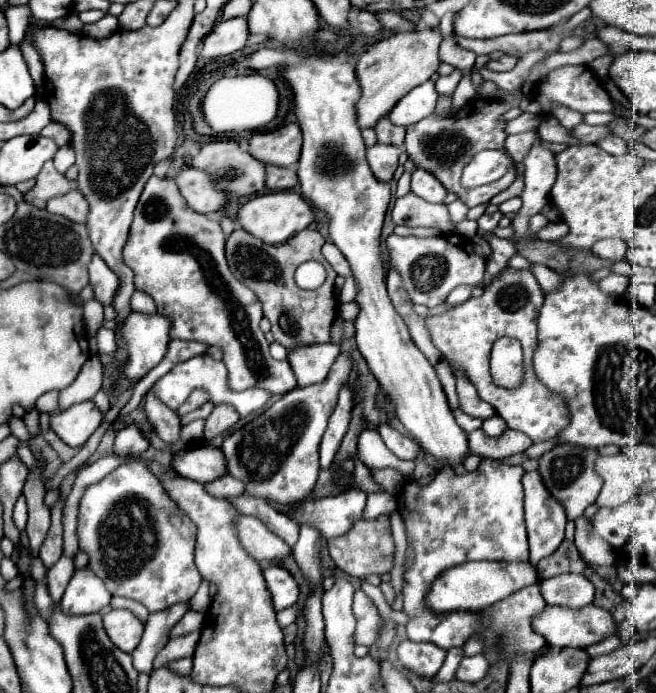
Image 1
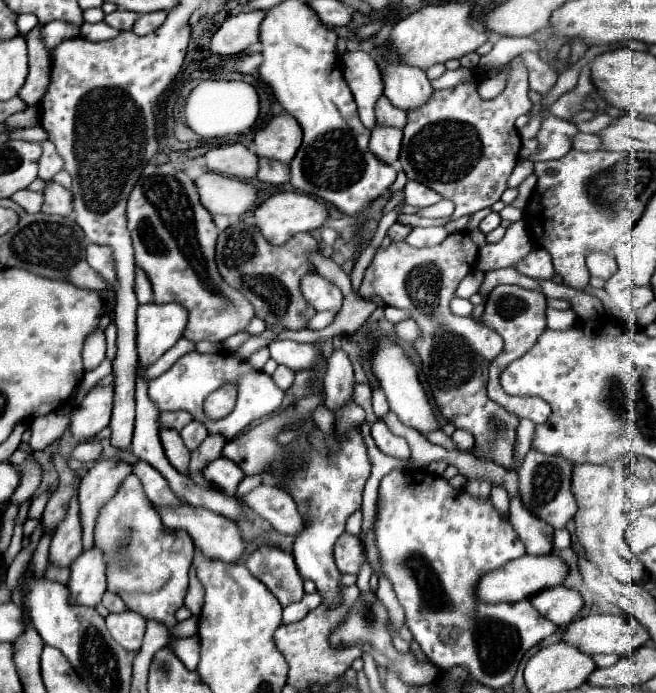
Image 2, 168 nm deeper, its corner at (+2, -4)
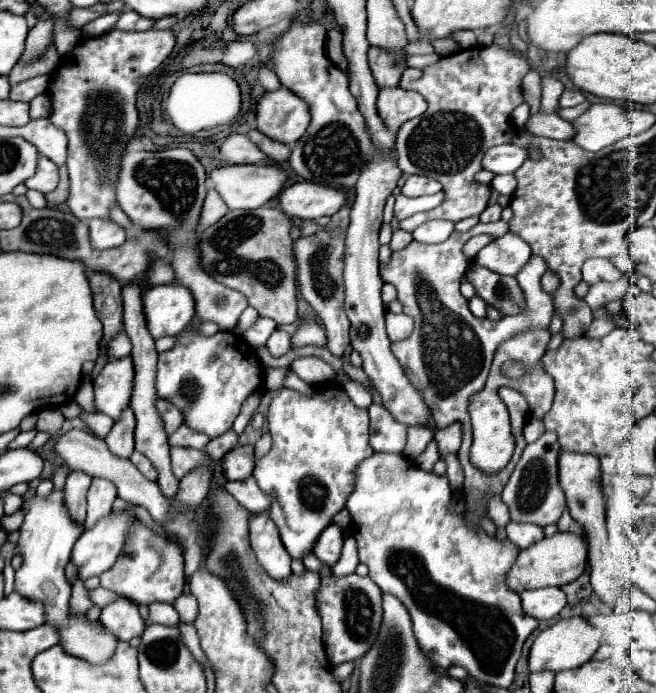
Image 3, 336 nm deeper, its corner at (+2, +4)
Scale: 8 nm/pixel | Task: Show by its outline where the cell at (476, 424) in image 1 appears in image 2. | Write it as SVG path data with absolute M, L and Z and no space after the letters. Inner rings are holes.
M455 429L453 441L457 443L459 449L467 449L467 447L473 447L473 445L475 445L473 433L471 433L471 431L465 431L465 429Z

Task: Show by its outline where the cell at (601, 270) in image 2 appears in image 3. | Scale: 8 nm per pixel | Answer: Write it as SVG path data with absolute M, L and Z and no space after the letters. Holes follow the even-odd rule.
M587 259L583 265L583 281L589 285L601 283L601 281L617 281L621 279L621 271L615 269L615 265L609 259Z

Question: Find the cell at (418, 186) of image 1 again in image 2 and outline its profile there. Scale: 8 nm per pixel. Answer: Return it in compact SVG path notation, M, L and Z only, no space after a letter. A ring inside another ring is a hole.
M407 181L405 185L405 203L413 207L429 207L433 203L441 201L441 195L437 195L433 189L417 183L417 181Z

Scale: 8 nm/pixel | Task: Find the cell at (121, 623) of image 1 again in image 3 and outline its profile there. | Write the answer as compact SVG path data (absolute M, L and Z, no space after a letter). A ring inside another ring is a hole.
M123 597L105 605L99 621L121 641L131 641L145 631L145 623L137 611L137 605Z

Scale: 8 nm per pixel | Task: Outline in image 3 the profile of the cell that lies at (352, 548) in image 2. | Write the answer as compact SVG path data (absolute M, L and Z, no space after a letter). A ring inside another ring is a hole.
M331 523L323 529L323 533L317 537L315 545L313 545L313 555L317 559L321 559L325 565L335 565L335 561L341 555L341 547L343 547L343 537L341 537L341 529Z

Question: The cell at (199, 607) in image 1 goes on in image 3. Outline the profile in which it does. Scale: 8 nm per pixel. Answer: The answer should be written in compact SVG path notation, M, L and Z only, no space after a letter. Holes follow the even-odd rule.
M153 603L148 608L149 617L145 620L146 626L155 623L163 623L163 625L177 625L179 623L179 615L177 615L175 607L169 603Z

